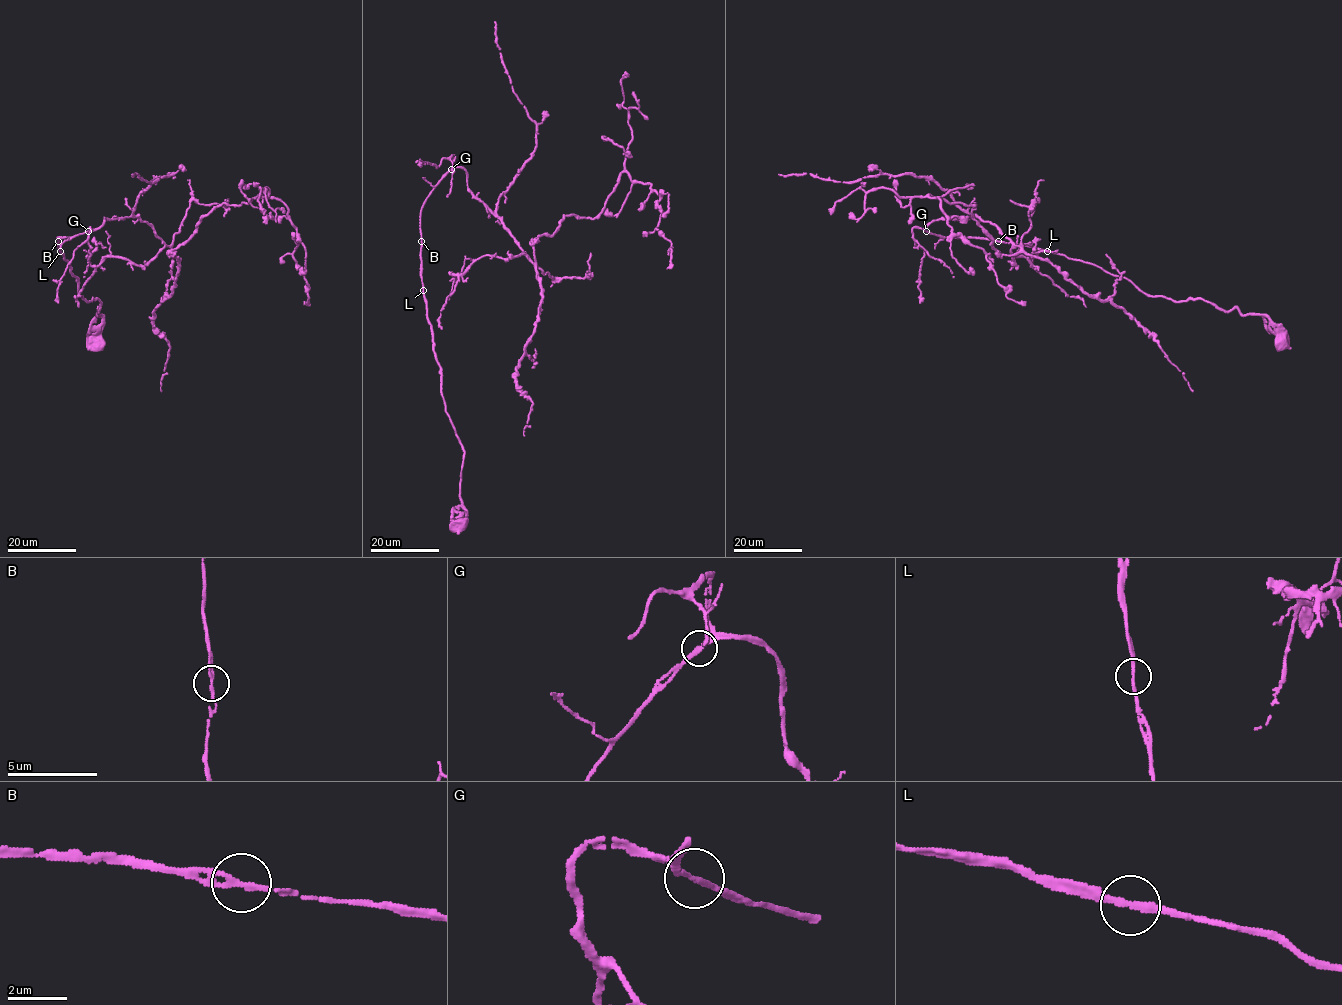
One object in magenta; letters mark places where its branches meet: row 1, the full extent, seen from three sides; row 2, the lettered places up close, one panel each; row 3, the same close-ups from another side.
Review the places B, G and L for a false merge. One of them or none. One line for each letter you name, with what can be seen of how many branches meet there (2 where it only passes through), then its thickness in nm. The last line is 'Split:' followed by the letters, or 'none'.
Split: none

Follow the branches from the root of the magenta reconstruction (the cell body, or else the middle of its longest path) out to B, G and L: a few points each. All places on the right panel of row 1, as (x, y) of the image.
B: (1282, 341), (1261, 315), (1221, 310), (1201, 299), (1145, 294), (1091, 264), (998, 240)
G: (1282, 341), (1261, 315), (1236, 307), (1145, 294), (1096, 265), (1031, 246), (926, 231)
L: (1282, 341), (1261, 315), (1221, 310), (1201, 299), (1145, 294), (1124, 277), (1048, 252)

